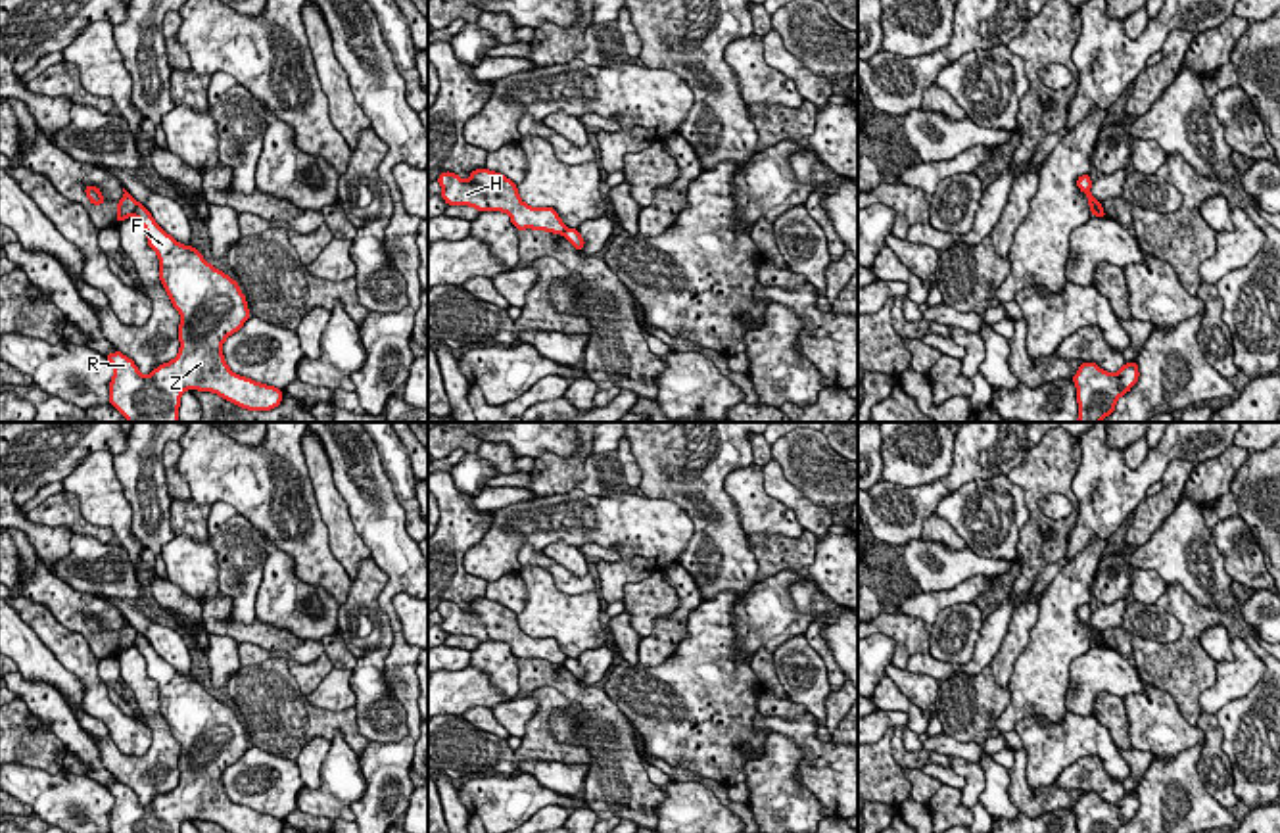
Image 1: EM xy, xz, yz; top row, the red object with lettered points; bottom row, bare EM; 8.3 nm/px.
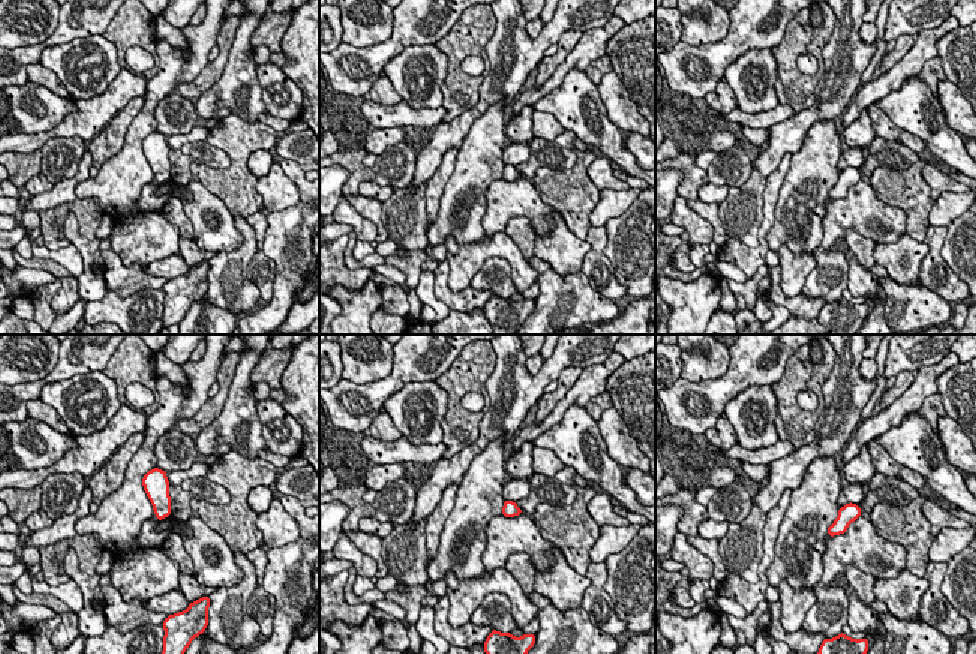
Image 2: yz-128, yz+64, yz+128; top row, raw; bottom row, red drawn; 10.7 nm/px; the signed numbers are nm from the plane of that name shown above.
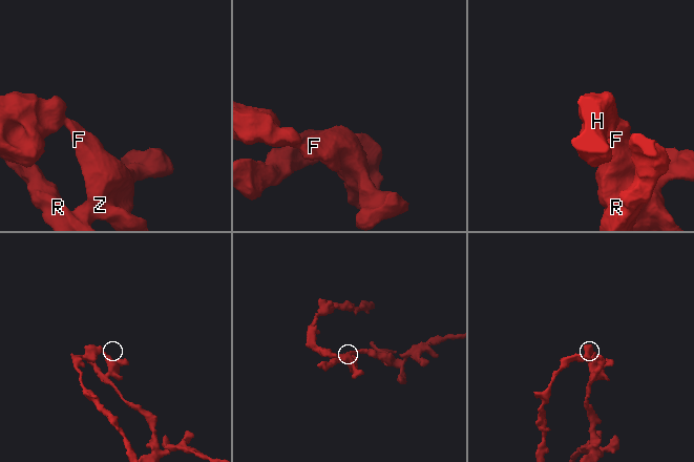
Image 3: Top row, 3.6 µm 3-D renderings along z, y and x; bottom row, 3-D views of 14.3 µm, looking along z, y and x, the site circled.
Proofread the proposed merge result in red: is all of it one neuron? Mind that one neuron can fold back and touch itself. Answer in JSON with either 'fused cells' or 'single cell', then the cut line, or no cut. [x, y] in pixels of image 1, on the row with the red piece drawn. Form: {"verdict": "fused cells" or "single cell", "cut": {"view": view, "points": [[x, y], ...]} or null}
{"verdict": "fused cells", "cut": {"view": "xy", "points": [[139, 204], [133, 214]]}}

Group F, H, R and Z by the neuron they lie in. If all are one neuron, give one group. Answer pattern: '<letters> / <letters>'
F R Z / H

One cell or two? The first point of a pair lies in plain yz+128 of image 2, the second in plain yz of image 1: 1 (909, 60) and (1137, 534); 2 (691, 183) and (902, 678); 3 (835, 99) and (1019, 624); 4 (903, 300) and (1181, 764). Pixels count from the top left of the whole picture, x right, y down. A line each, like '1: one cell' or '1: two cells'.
1: two cells
2: two cells
3: two cells
4: one cell

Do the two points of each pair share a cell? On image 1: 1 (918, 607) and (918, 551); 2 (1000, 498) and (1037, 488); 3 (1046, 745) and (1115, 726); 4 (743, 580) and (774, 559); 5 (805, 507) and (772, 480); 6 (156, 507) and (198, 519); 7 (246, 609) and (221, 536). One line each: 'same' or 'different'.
1: different
2: different
3: different
4: different
5: same
6: different
7: same

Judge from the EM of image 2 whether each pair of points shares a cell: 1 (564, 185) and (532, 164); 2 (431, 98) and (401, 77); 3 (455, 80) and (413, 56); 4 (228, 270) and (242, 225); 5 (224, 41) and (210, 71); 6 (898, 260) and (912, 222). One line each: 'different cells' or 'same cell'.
1: different cells
2: same cell
3: different cells
4: same cell
5: same cell
6: different cells

